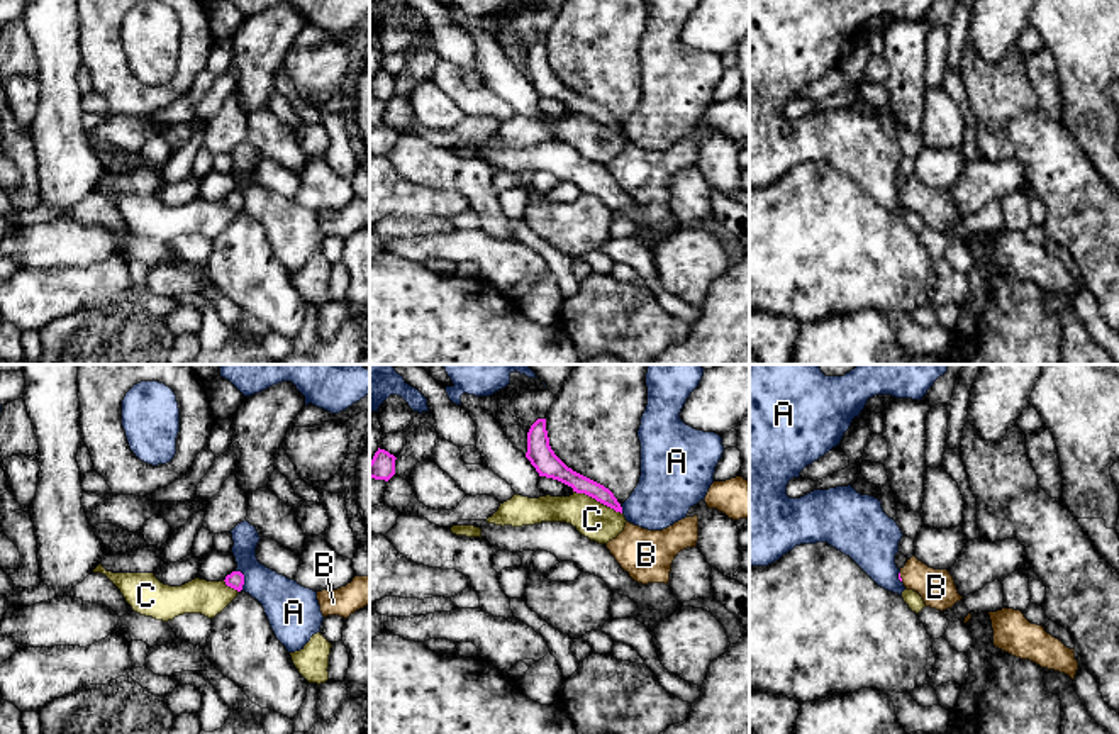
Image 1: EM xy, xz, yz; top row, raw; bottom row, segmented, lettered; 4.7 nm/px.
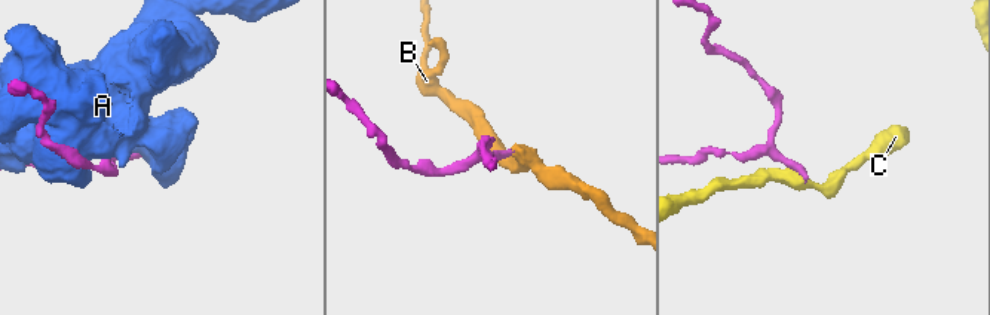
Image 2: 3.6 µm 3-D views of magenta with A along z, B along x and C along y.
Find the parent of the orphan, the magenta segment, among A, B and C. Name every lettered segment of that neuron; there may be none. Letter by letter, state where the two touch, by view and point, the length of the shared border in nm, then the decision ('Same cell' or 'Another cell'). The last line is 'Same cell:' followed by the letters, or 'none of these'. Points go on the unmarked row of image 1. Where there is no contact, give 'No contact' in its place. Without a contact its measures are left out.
A: Touches magenta at xy (243, 199). Shared border 100 nm. Another cell
B: Touches magenta at yz (899, 197). Shared border 40 nm. Same cell
C: Touches magenta at xz (597, 121). Shared border 260 nm. Another cell
Same cell: B

